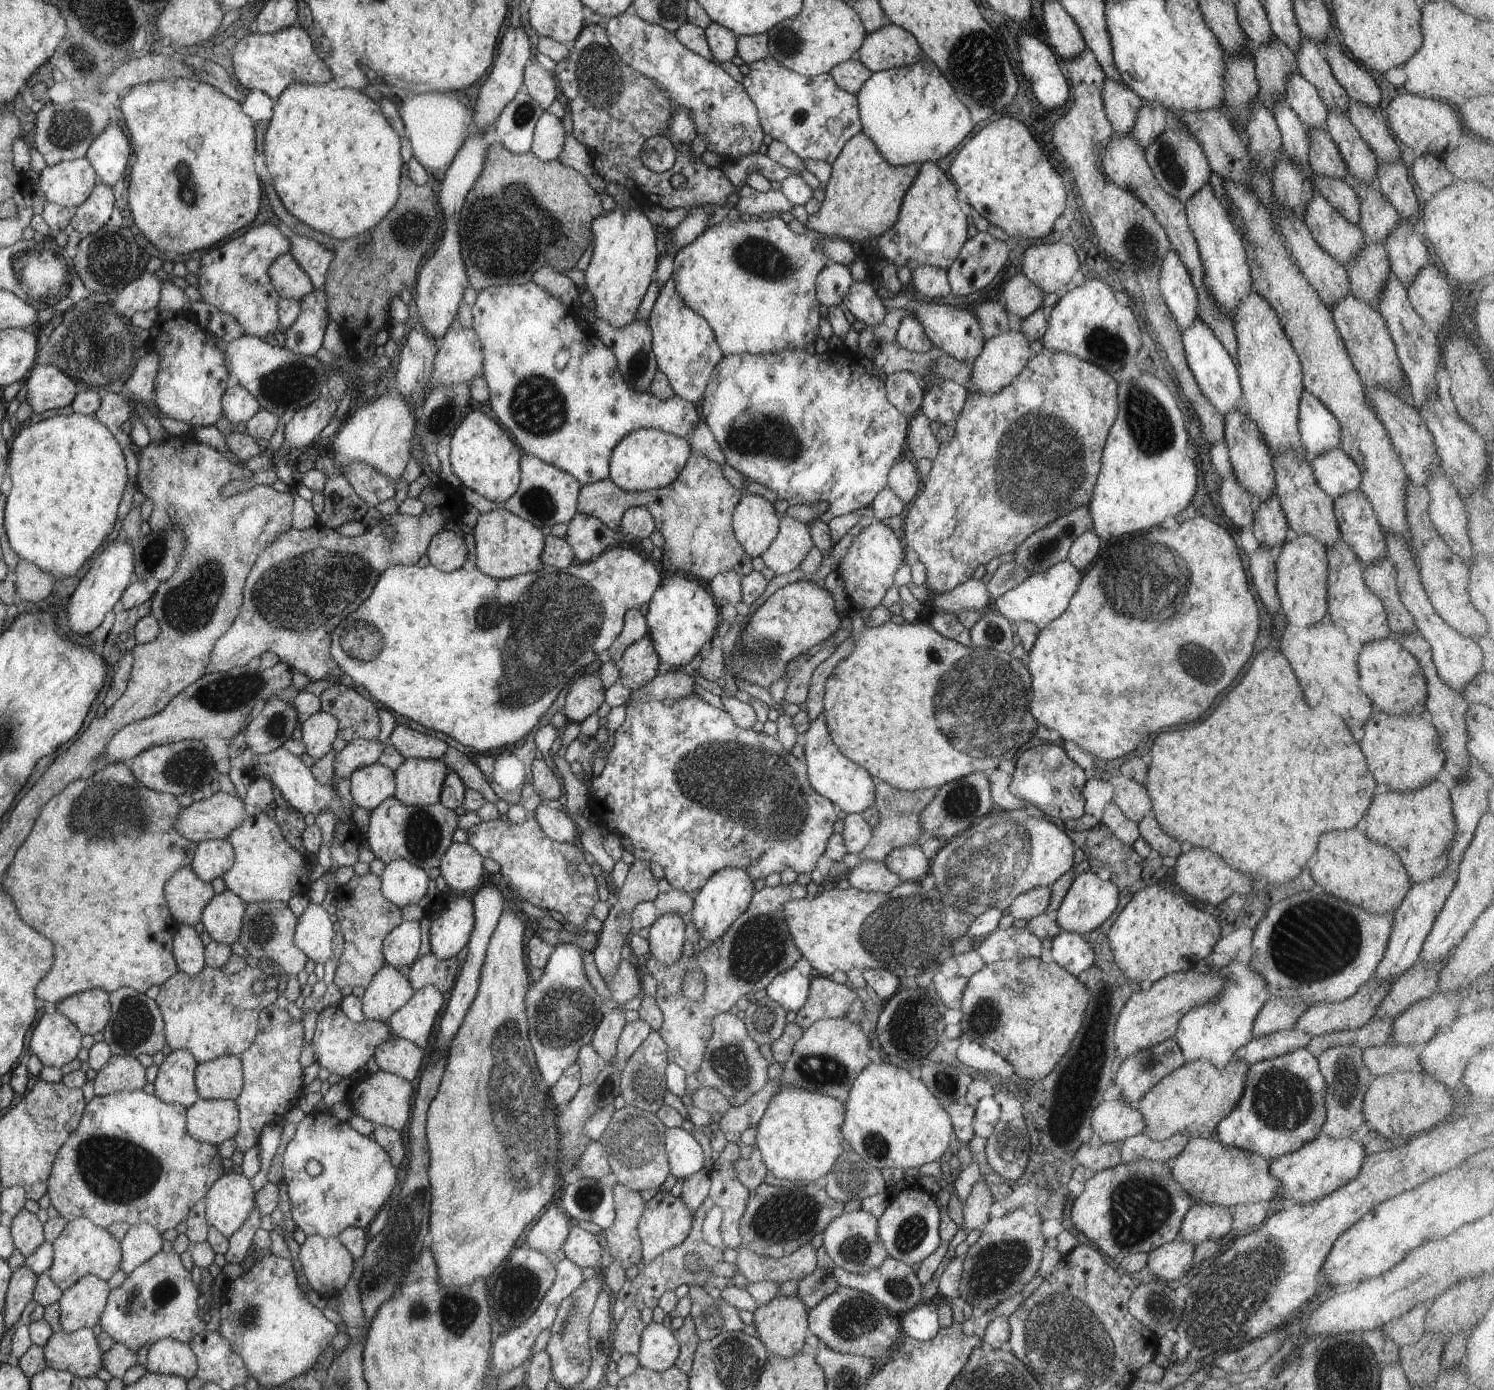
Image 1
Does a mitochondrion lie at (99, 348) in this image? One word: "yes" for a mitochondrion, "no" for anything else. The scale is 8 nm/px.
yes

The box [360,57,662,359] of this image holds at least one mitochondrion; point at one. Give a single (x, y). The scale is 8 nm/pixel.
(409, 230)

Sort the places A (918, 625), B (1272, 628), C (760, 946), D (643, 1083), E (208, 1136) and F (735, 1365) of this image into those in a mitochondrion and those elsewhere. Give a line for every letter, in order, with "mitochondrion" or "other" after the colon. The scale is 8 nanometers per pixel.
A: other
B: other
C: mitochondrion
D: mitochondrion
E: other
F: mitochondrion

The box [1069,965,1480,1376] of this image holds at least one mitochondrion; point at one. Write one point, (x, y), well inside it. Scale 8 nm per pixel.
(1227, 1301)

